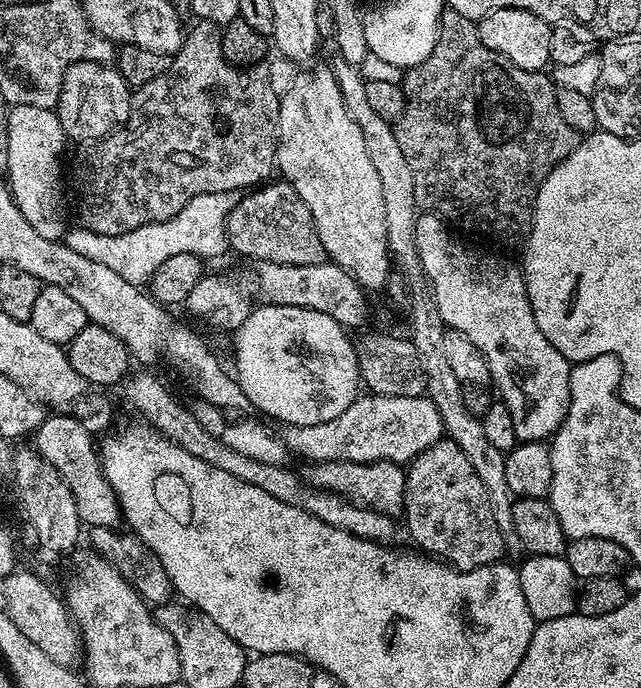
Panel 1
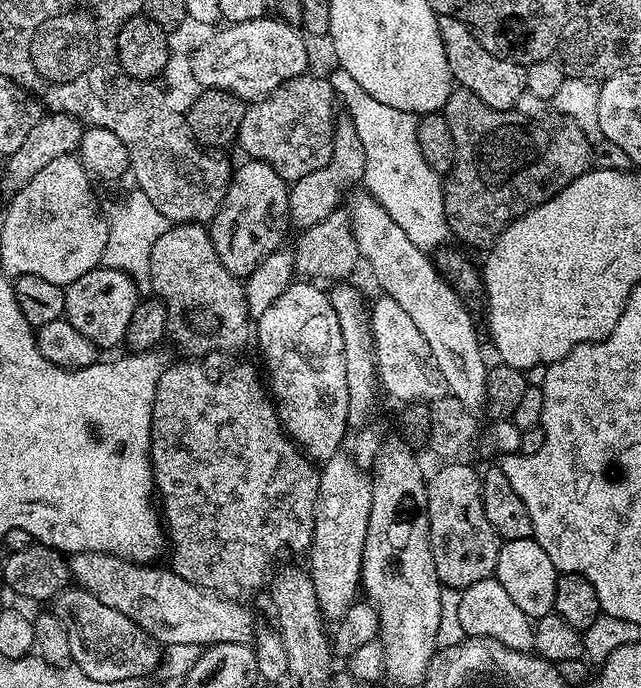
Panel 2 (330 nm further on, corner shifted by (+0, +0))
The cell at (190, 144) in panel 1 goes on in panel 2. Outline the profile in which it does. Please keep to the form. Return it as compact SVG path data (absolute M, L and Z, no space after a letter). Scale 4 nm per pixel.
M312 75L294 78L269 96L249 103L242 118L238 148L245 152L245 157L271 164L285 182L317 174L331 162L338 97L331 79Z

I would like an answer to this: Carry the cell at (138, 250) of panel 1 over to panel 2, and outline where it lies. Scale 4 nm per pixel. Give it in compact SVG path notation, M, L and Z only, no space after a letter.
M139 190L132 193L113 210L112 216L107 217L108 237L106 250L102 261L103 267L122 270L134 282L137 293L148 294L152 292L150 282L150 250L154 250L154 242L166 234L170 222L162 210L154 207L154 202L146 198L146 194Z

